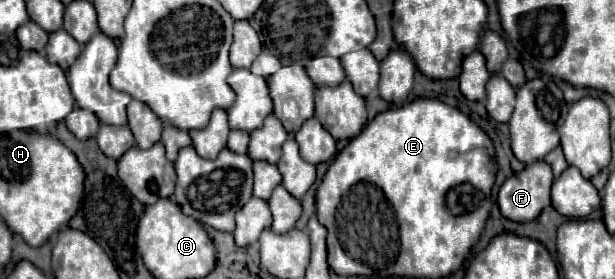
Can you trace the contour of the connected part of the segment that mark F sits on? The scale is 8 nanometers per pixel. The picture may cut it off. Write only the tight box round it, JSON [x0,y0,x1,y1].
[498,161,552,221]

